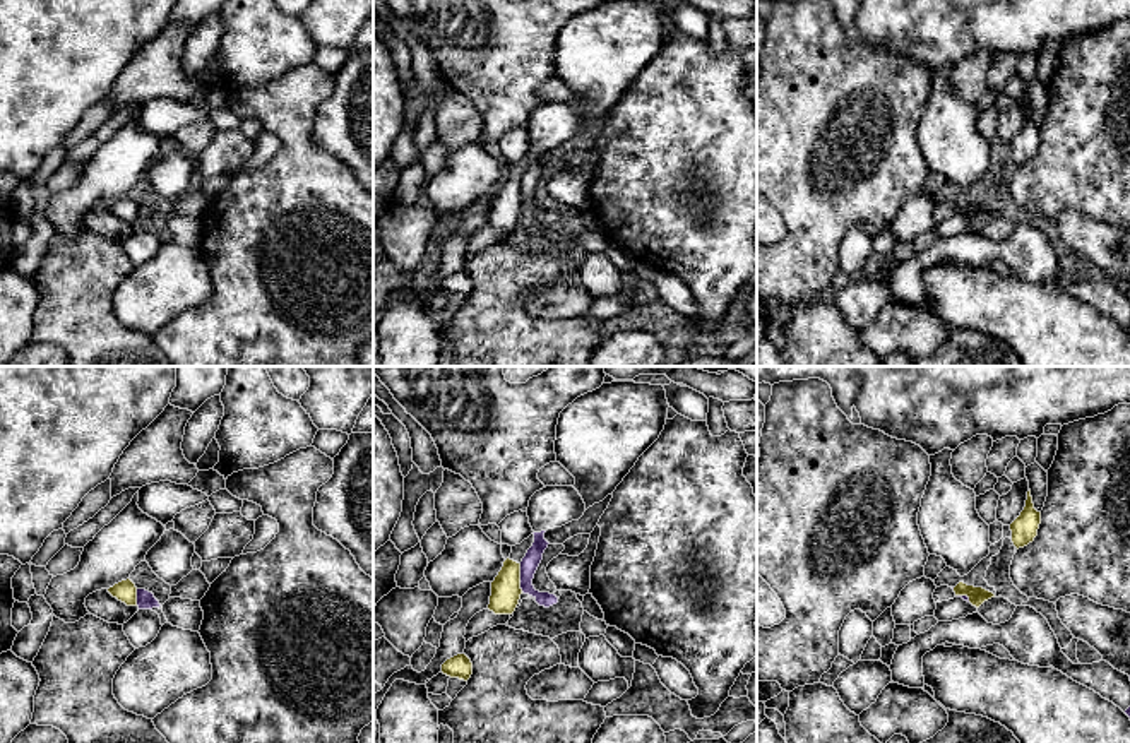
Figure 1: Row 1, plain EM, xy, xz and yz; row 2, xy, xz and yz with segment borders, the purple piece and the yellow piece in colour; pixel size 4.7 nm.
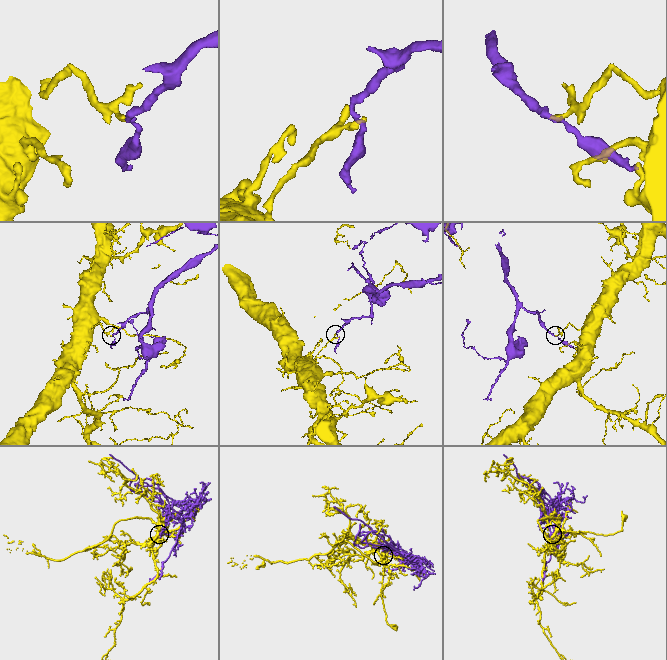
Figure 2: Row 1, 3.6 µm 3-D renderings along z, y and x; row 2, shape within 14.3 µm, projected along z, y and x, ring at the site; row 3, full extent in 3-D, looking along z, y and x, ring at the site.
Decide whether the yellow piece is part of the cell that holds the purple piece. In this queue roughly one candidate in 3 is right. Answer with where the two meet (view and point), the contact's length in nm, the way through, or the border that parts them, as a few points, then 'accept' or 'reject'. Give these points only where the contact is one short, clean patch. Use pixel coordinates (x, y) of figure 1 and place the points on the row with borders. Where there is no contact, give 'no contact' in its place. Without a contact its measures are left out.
xz (521, 577) | 140 nm | reject

